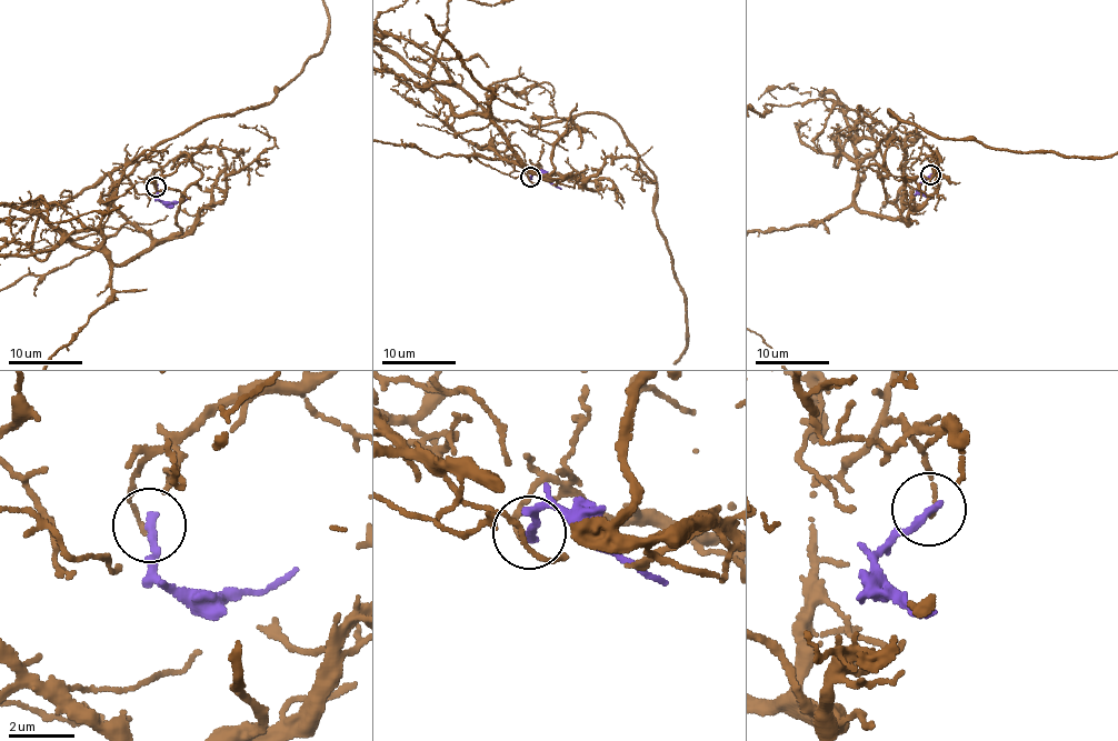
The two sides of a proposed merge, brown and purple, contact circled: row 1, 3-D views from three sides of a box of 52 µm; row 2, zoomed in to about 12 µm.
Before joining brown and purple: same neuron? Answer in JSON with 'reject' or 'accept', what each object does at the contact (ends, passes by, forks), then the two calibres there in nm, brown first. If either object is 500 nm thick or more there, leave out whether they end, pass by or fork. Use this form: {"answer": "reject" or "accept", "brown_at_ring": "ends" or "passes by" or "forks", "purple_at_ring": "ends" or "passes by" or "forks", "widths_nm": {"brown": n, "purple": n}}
{"answer": "reject", "brown_at_ring": "ends", "purple_at_ring": "ends", "widths_nm": {"brown": 140, "purple": 280}}

